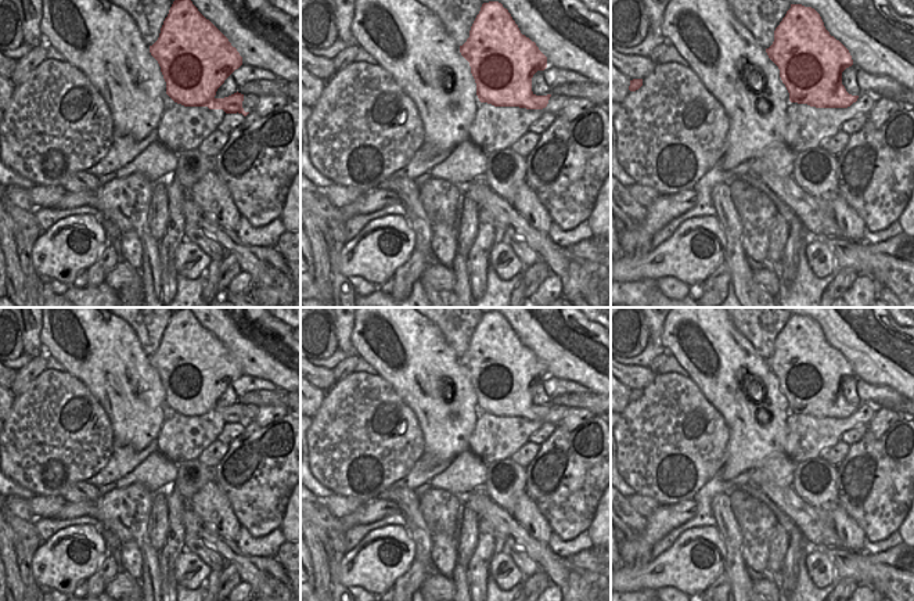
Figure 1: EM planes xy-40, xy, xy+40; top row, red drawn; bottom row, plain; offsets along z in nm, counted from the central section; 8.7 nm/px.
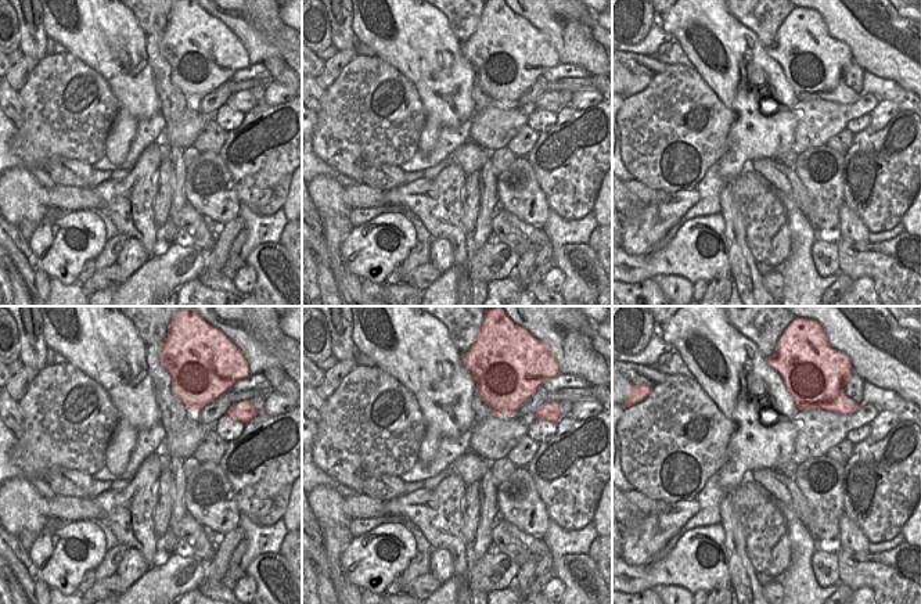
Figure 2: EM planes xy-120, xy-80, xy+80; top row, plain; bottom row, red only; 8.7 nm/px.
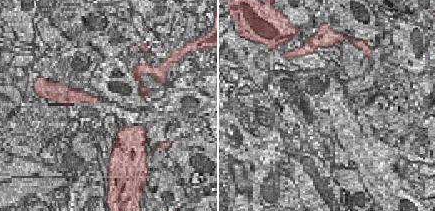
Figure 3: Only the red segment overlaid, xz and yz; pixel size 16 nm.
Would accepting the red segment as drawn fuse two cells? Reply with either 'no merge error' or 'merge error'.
no merge error

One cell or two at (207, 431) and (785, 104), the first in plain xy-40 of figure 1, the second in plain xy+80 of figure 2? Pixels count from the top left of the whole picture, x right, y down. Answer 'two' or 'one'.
two

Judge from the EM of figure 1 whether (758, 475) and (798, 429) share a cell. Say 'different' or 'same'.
different

